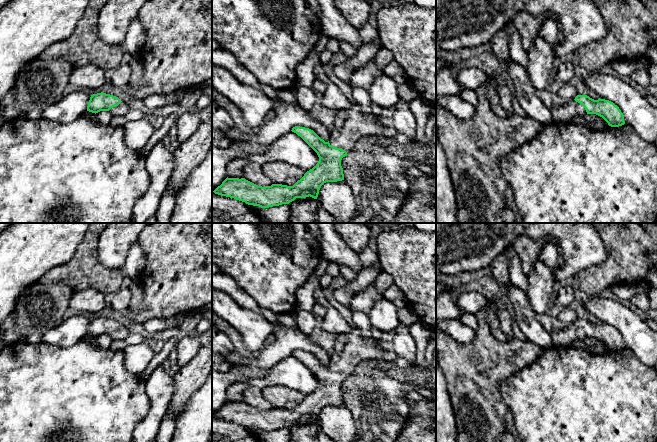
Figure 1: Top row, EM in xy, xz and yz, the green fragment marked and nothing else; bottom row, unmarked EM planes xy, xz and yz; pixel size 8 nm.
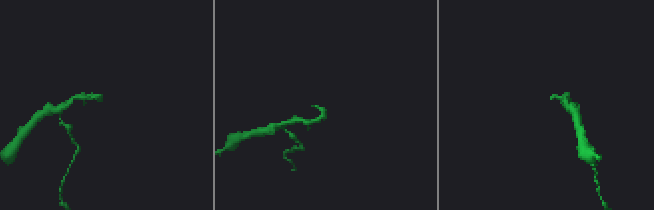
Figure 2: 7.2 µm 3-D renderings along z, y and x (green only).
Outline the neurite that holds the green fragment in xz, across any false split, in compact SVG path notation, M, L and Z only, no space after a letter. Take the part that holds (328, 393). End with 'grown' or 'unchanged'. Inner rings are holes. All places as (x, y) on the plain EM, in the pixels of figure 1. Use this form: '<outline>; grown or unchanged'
M353 331L337 335L328 366L309 352L295 350L291 355L300 360L319 381L318 387L293 410L272 408L262 411L245 402L227 401L213 416L261 432L289 428L296 422L310 420L317 423L324 407L344 404L341 384L354 373L355 366L360 361L382 359L384 351L377 340L363 338Z; grown

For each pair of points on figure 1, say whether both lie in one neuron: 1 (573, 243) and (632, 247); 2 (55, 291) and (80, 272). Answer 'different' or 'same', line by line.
1: different
2: different

